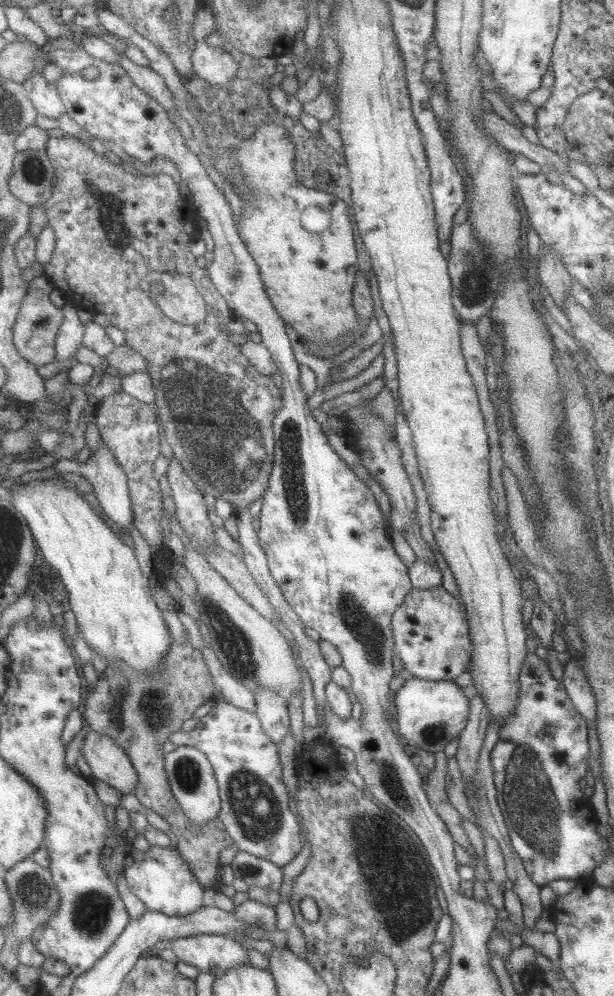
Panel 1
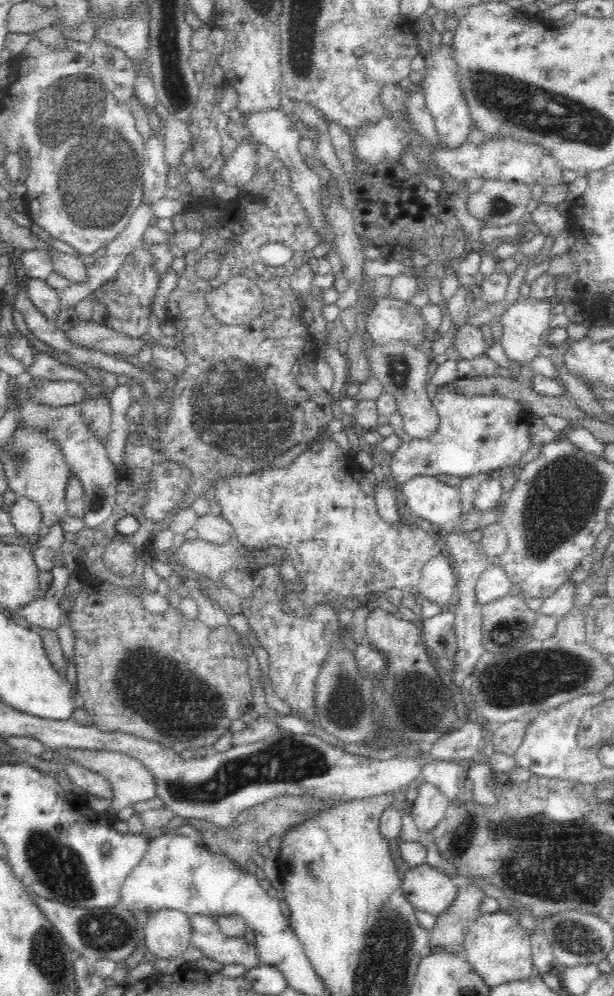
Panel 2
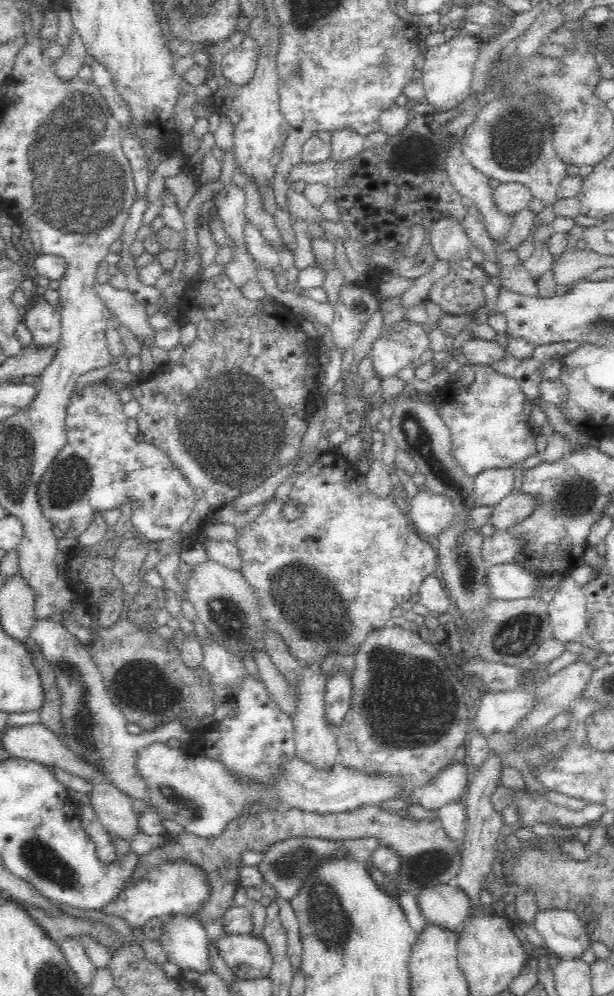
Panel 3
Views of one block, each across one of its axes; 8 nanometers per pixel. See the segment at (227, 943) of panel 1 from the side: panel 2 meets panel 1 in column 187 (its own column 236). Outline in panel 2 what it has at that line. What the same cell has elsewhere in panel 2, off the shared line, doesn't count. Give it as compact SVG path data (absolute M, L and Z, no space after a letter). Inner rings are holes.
M188 916L191 929L190 944L200 951L201 956L224 965L240 964L246 969L262 963L254 946L246 943L244 937L226 936L210 916Z

